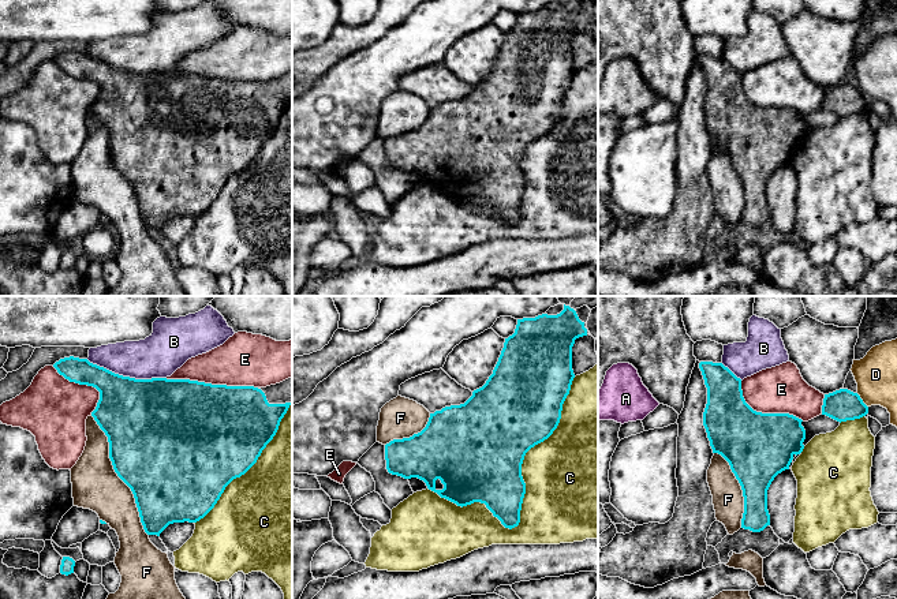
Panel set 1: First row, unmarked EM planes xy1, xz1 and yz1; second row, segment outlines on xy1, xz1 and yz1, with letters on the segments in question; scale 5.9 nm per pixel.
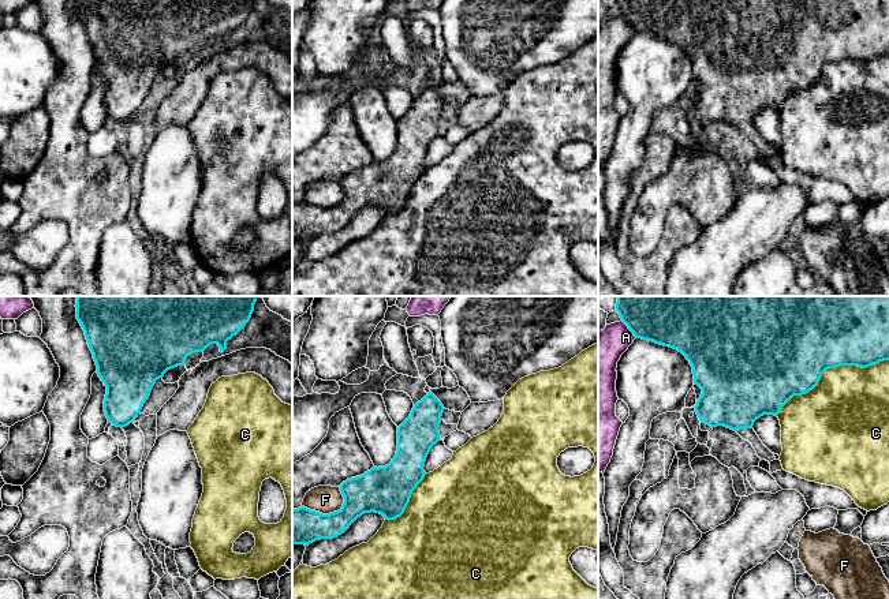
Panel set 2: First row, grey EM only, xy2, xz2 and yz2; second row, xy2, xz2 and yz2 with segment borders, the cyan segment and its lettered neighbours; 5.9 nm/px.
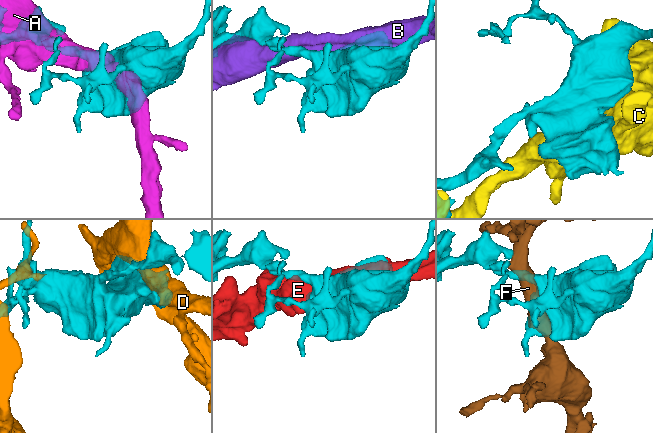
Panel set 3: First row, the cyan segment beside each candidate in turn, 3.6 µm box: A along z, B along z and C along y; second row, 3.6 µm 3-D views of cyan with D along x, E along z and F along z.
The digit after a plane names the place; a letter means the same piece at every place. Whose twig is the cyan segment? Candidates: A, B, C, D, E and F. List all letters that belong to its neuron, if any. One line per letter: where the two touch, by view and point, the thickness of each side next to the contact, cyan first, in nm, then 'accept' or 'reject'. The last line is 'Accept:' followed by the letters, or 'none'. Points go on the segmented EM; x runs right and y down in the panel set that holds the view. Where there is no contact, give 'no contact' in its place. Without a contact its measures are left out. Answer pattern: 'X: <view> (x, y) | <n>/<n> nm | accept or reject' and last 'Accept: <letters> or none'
A: yz2 (628, 328) | 500/240 nm | reject
B: xy1 (126, 377) | 440/260 nm | reject
C: xz1 (524, 493) | 380/500 nm | reject
D: yz1 (862, 400) | 190/240 nm | reject
E: xy1 (210, 384) | 500/320 nm | reject
F: xy1 (118, 475) | 500/280 nm | reject
Accept: none

